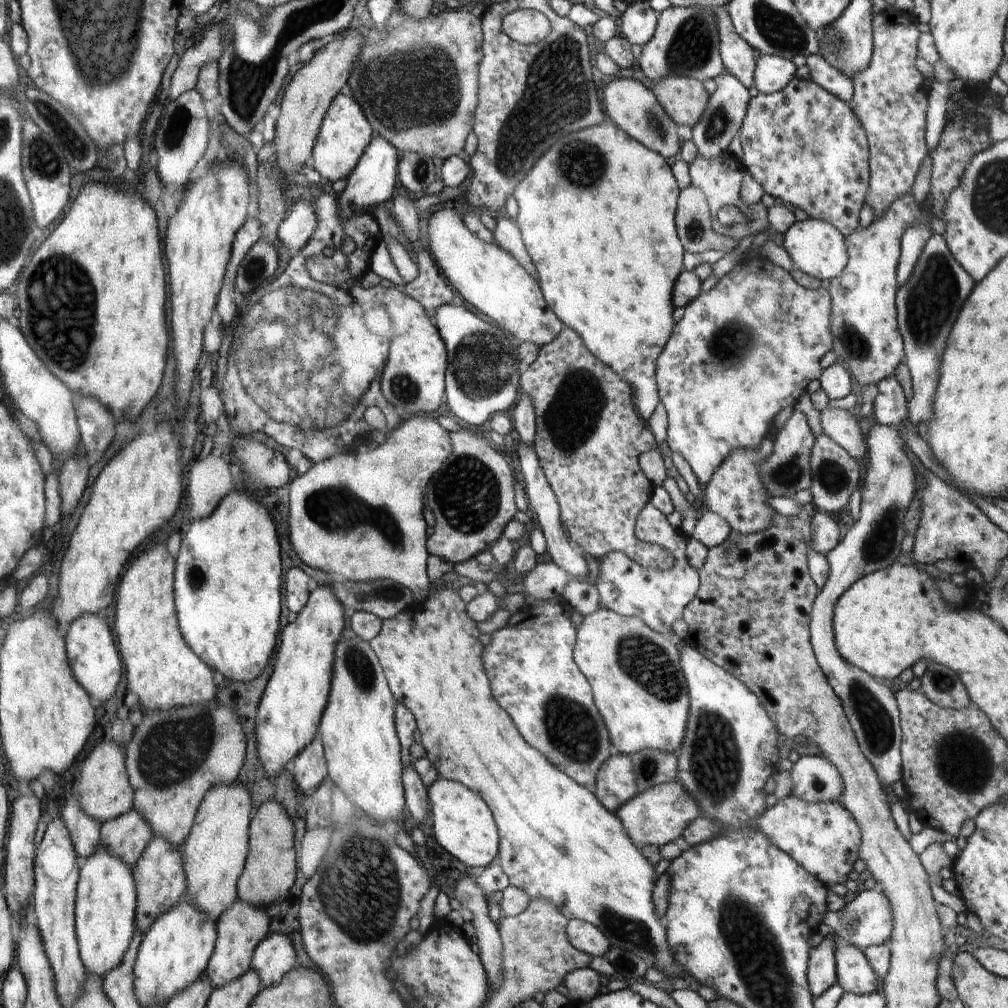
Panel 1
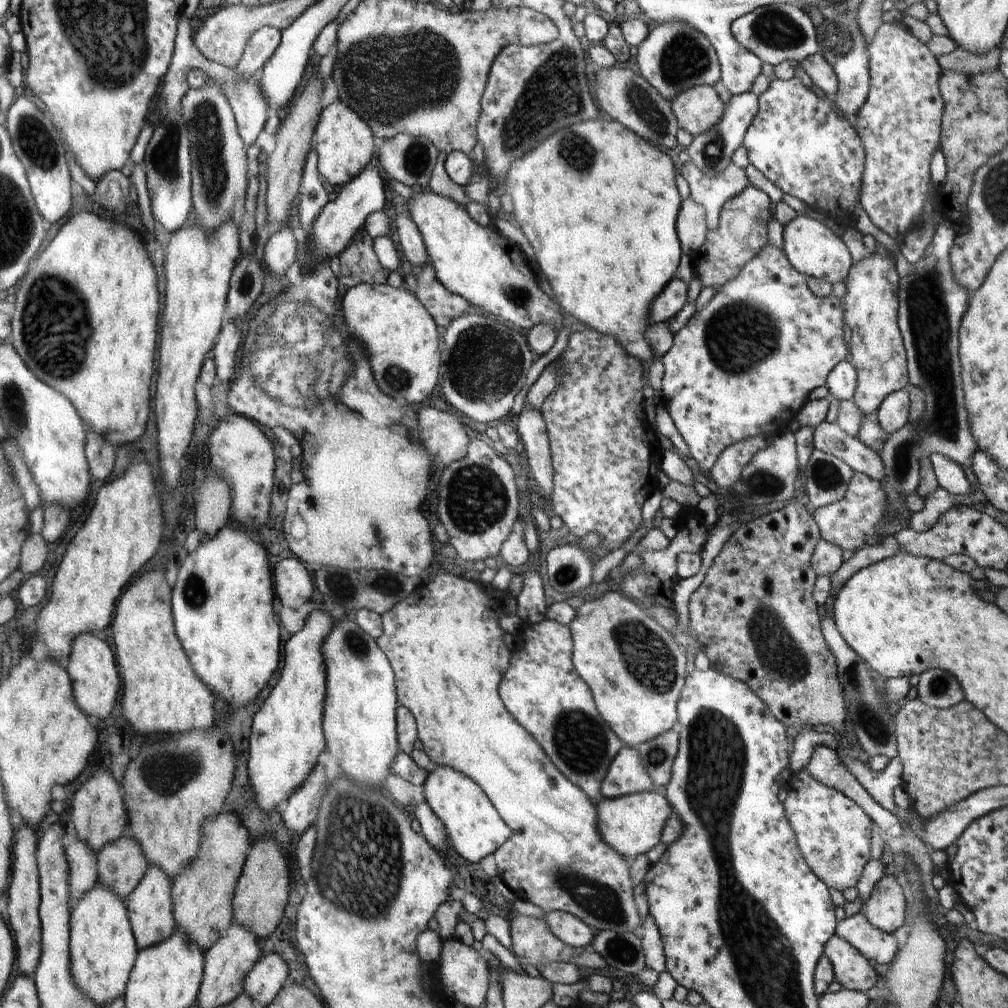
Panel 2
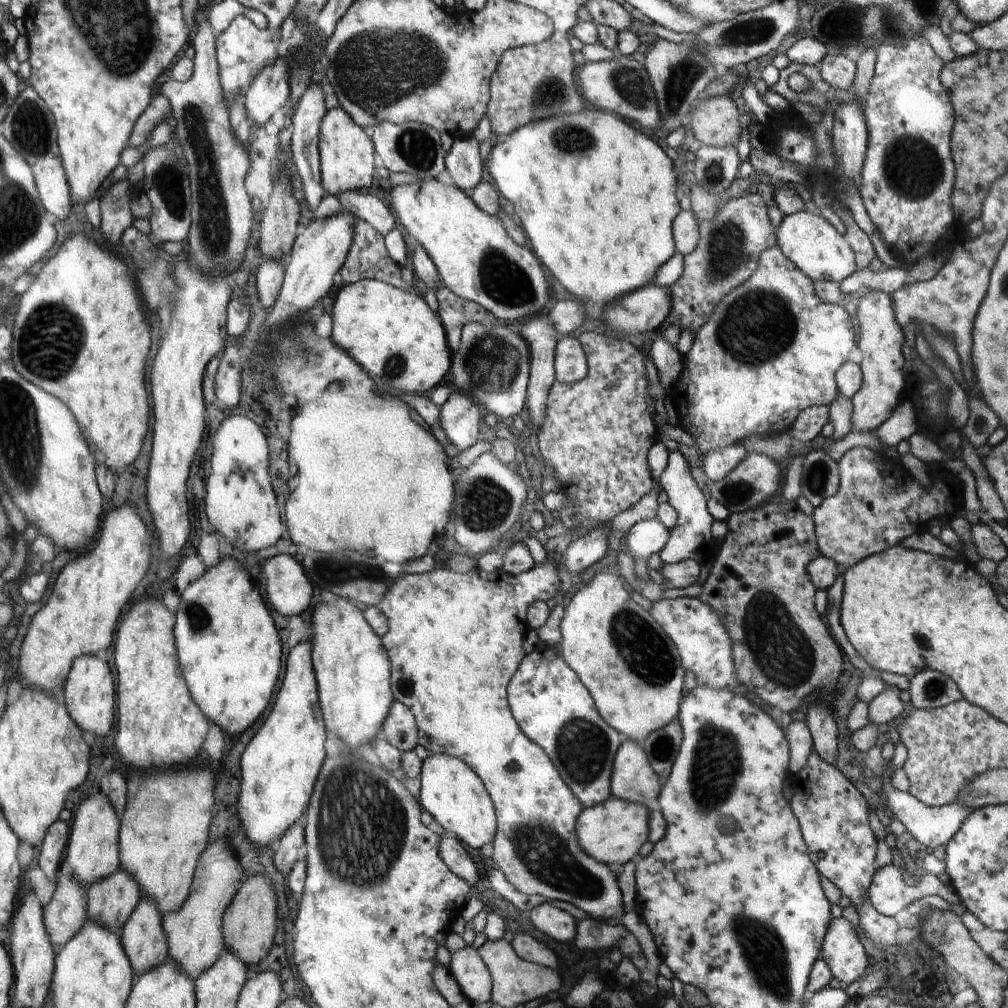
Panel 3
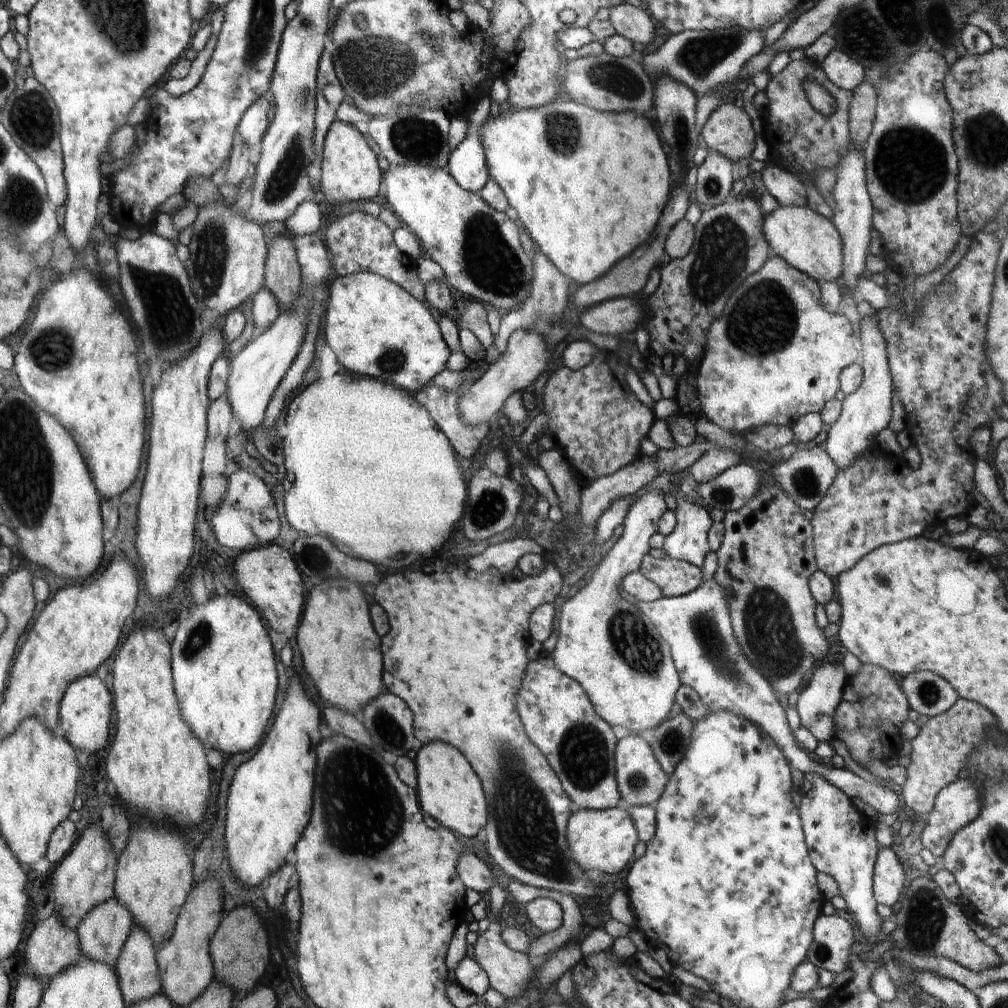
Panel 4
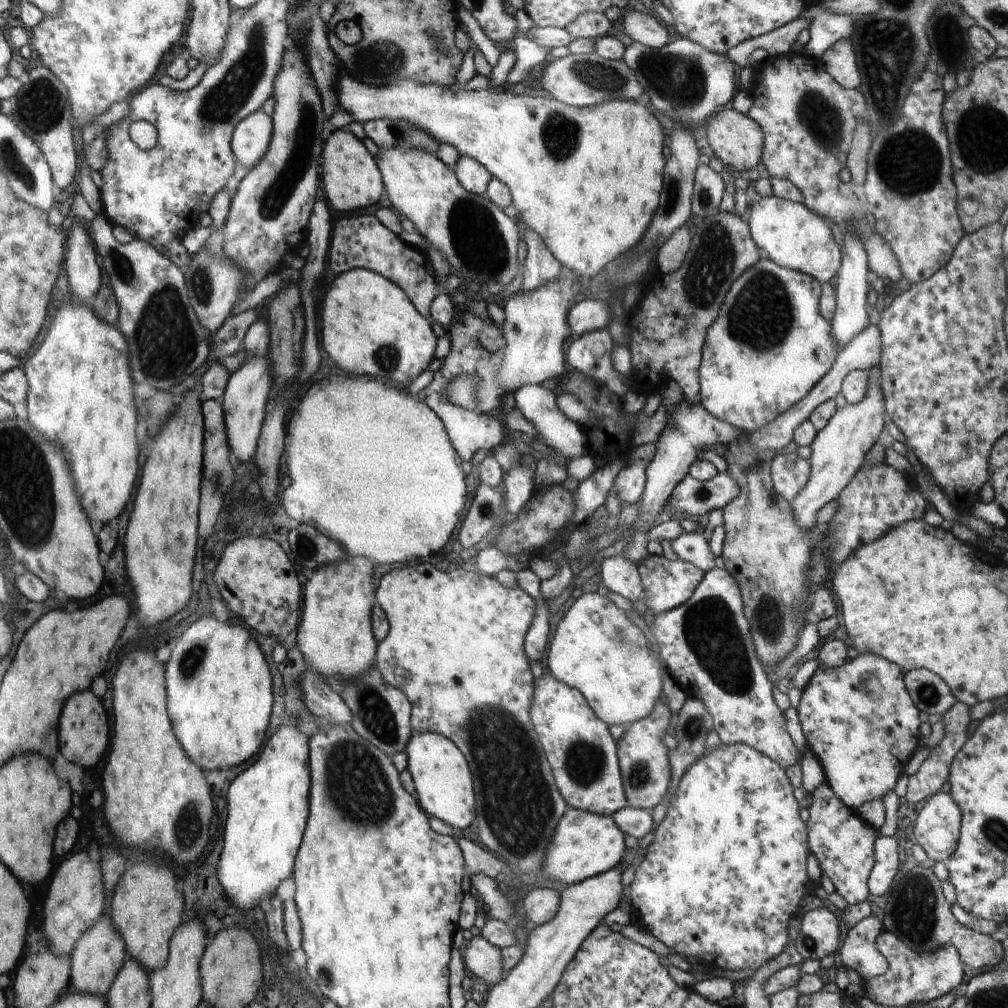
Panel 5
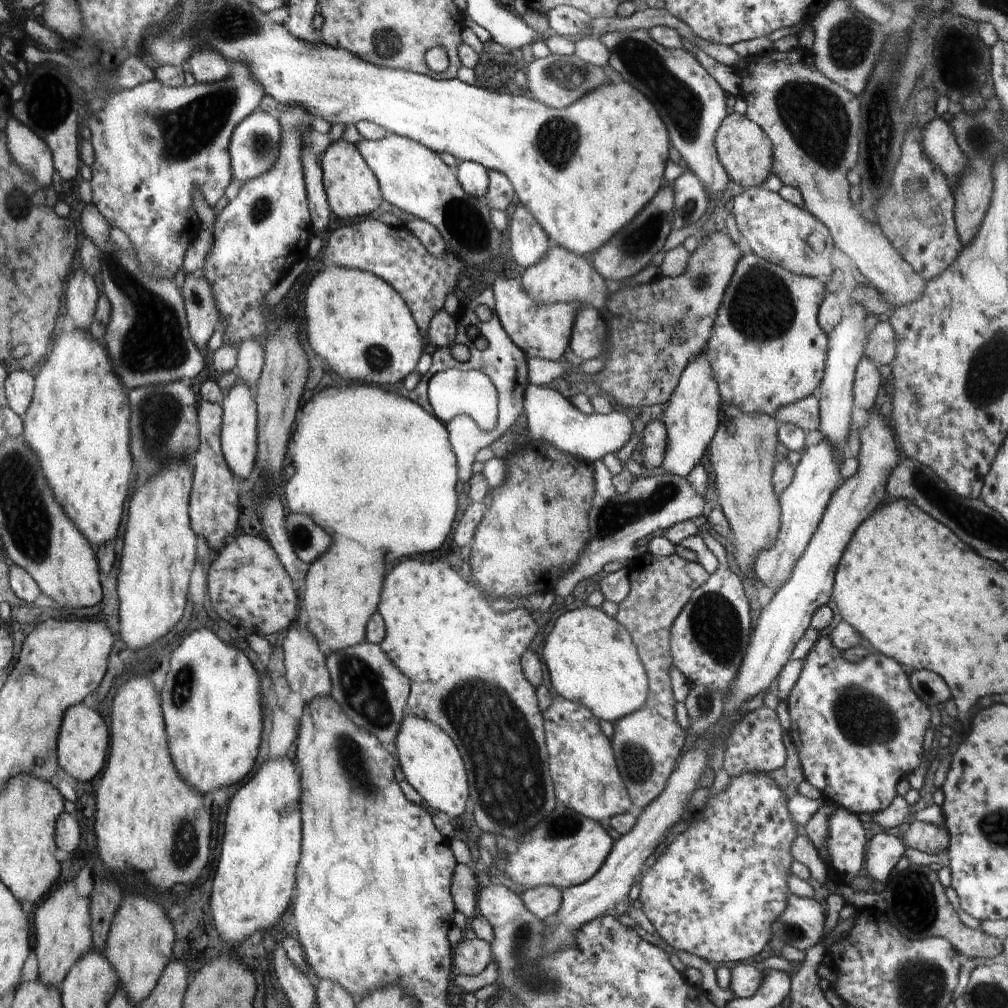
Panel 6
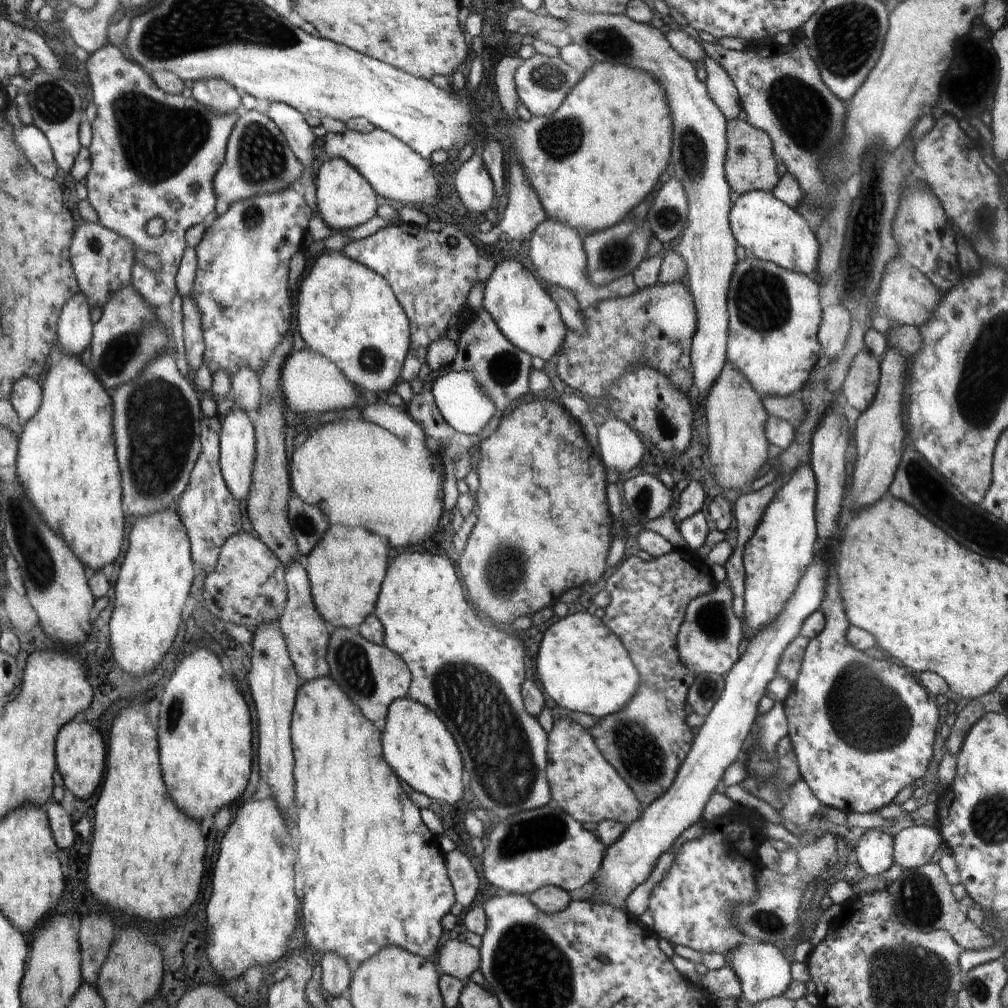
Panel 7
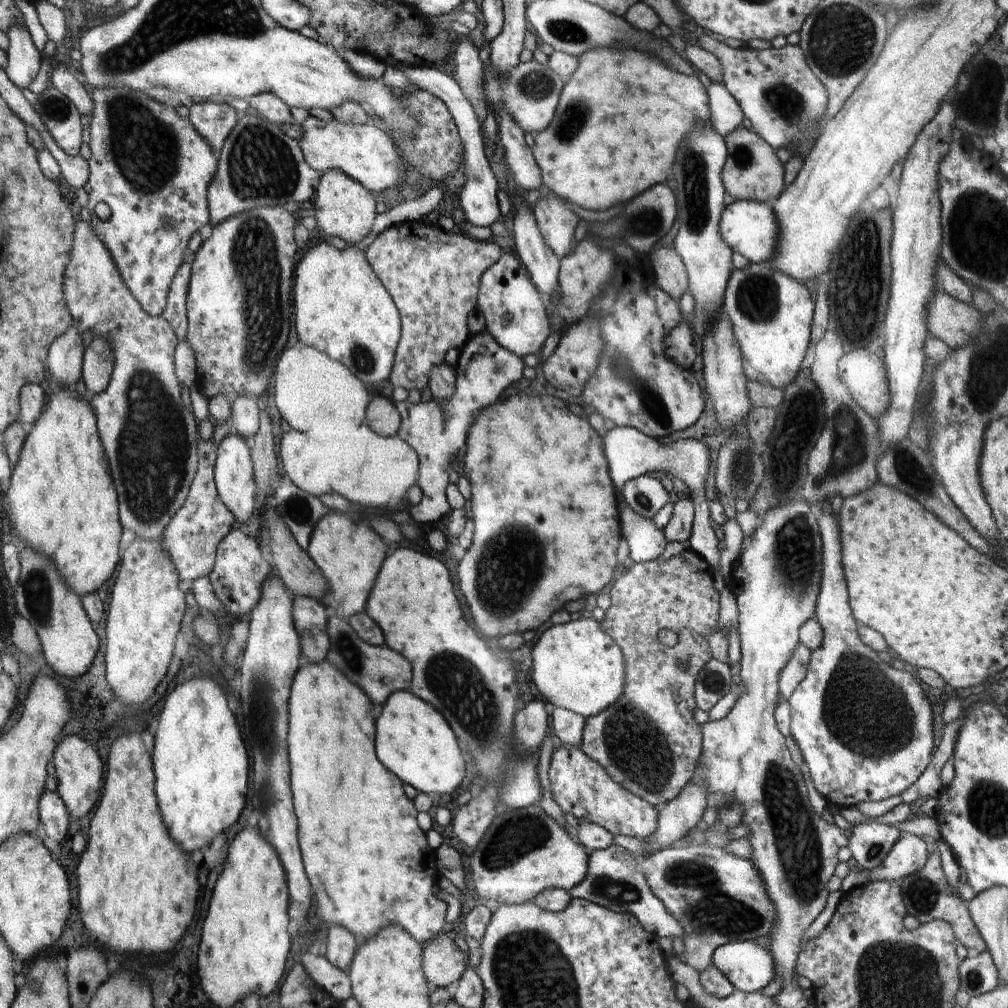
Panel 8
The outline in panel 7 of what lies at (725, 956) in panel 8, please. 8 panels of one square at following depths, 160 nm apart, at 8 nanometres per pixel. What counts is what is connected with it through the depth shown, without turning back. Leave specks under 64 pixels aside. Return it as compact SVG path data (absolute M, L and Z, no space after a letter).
M754 939L744 940L733 951L729 952L729 963L732 970L739 976L742 996L750 1003L784 994L793 981L790 974L792 963L782 953L778 944L770 944Z

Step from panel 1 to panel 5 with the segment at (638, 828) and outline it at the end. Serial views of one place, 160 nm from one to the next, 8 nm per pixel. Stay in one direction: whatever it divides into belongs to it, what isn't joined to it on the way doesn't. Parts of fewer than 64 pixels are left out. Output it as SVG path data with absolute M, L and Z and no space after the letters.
M567 806L548 841L541 872L544 877L568 885L602 874L622 862L626 850L624 837L625 834L612 817Z

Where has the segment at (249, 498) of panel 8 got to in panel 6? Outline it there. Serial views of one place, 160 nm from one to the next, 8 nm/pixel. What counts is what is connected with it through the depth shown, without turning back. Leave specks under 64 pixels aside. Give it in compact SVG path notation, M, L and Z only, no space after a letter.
M237 383L224 393L221 404L223 417L221 420L221 445L223 455L227 459L228 468L231 469L236 480L252 478L255 470L255 460L258 458L259 417L255 403L254 391L244 383Z

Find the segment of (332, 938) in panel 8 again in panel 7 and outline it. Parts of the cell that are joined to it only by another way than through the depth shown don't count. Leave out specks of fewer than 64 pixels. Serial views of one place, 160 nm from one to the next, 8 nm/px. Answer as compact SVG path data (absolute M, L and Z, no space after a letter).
M325 952L319 958L321 969L321 984L330 994L329 998L341 995L350 986L352 971L349 962L338 953Z

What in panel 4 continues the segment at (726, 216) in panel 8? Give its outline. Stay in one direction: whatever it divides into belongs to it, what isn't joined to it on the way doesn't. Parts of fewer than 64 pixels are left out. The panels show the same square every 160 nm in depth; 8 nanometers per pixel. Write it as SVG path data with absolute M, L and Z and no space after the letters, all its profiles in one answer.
M778 205L775 210L763 216L761 231L769 244L771 254L783 258L790 266L805 272L813 279L819 282L836 281L838 276L841 276L843 271L843 242L840 233L828 217L812 211L809 206Z

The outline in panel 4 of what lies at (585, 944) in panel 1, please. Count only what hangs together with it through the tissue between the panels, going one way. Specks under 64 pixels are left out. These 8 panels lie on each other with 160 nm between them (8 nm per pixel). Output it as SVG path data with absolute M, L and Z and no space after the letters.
M538 897L529 902L526 912L540 934L552 933L563 923L562 907L548 897Z

